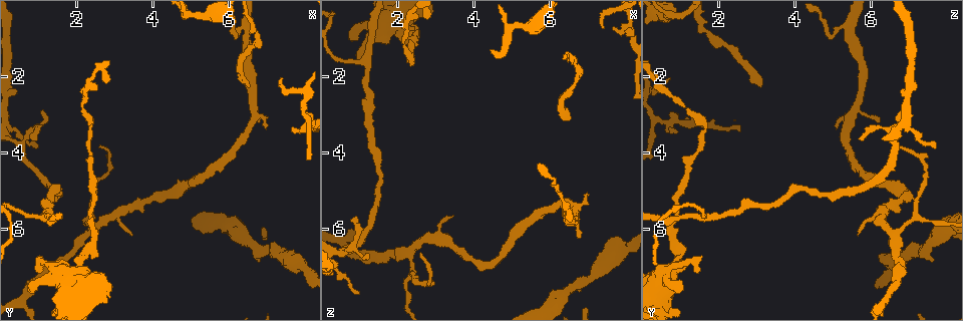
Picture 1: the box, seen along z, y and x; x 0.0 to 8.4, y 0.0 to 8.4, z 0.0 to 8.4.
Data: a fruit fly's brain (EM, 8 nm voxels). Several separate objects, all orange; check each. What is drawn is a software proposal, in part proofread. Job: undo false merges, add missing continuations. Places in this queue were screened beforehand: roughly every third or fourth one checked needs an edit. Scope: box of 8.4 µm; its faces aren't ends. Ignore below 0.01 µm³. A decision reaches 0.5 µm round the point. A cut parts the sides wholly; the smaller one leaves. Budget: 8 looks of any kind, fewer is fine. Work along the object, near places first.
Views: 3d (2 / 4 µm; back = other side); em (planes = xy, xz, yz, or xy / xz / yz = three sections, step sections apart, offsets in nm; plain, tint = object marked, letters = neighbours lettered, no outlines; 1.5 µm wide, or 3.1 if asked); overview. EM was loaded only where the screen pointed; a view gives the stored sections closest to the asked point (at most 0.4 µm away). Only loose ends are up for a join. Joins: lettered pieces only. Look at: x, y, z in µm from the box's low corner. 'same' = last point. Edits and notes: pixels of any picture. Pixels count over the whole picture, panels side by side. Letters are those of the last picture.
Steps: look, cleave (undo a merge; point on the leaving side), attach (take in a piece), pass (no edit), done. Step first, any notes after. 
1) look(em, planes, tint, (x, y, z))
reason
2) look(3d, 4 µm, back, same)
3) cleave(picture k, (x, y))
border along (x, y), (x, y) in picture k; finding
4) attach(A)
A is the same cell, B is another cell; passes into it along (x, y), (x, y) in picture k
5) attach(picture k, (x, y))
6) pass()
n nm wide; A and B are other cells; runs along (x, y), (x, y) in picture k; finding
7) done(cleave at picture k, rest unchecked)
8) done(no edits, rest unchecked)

look(em, planes, letters, (6.95, 3.40, 5.05))
free end

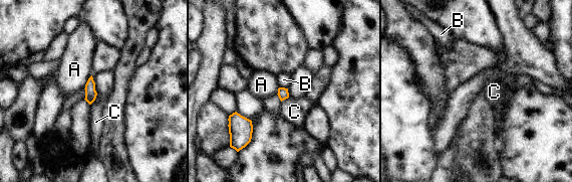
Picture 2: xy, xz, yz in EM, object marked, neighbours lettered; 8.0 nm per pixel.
pass()
A, B and C are other cells; border along (279, 86), (287, 88) in picture 2; none of them fits

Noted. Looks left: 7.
look(3d, 4 µm, (0.80, 3.65, 5.70))
branch stops here

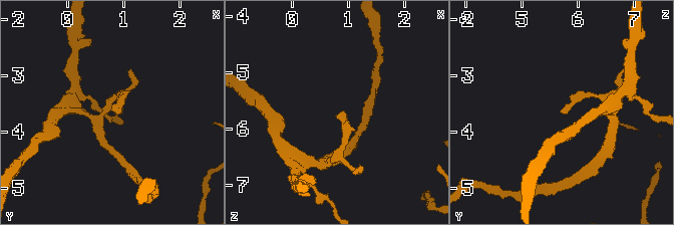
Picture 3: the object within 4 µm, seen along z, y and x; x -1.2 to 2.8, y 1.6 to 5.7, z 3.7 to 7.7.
look(em, yz, step 4, tint, (0.85, 3.60, 5.70))
now the EM

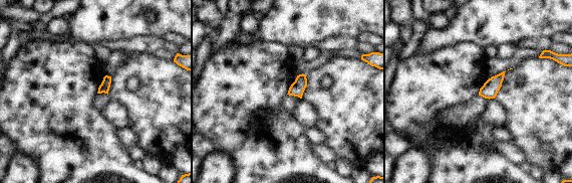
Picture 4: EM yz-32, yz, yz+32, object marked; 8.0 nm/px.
look(em, planes, letters, same)

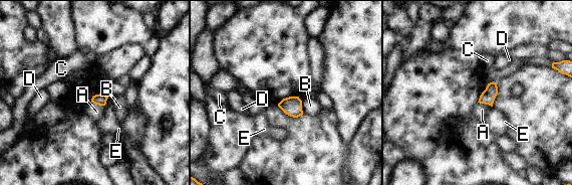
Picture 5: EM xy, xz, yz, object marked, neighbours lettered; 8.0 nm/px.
pass()
A, B, C, D and E are other cells; none of them fits

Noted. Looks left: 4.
look(em, yz, step 4, tint, (0.95, 3.85, 7.70))
tapers out

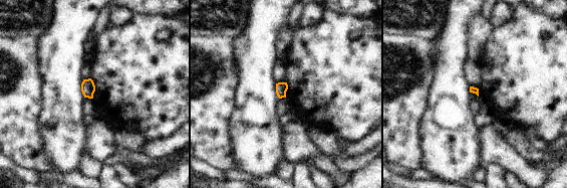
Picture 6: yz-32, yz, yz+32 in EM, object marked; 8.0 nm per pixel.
look(em, planes, letters, same)

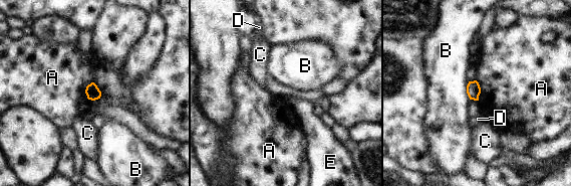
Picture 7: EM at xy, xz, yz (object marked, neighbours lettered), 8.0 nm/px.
pass()
A, B, C, D and E are other cells; border along (93, 81), (86, 86), (86, 98) in picture 7; no lettered piece goes on from it

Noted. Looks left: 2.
done(no edits, rest unchecked)

